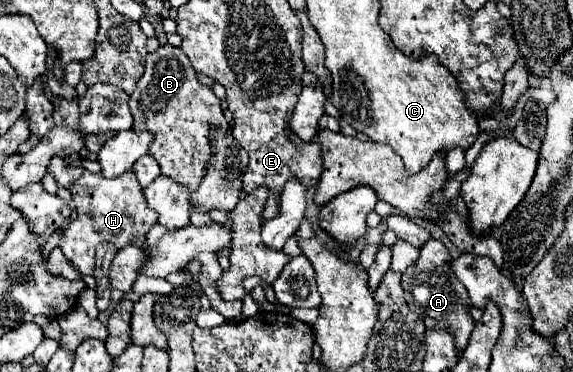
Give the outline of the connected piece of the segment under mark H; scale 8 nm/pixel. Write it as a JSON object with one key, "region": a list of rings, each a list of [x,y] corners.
{"region":[[[129,170],[121,176],[111,180],[103,178],[101,172],[83,172],[79,180],[69,188],[73,194],[77,220],[63,230],[59,248],[63,250],[65,258],[75,264],[75,268],[83,274],[93,274],[95,268],[95,248],[101,242],[111,242],[115,248],[123,246],[137,246],[143,248],[143,238],[147,230],[155,224],[153,210],[147,210],[147,202],[143,202],[143,190],[135,182],[135,174]]]}

